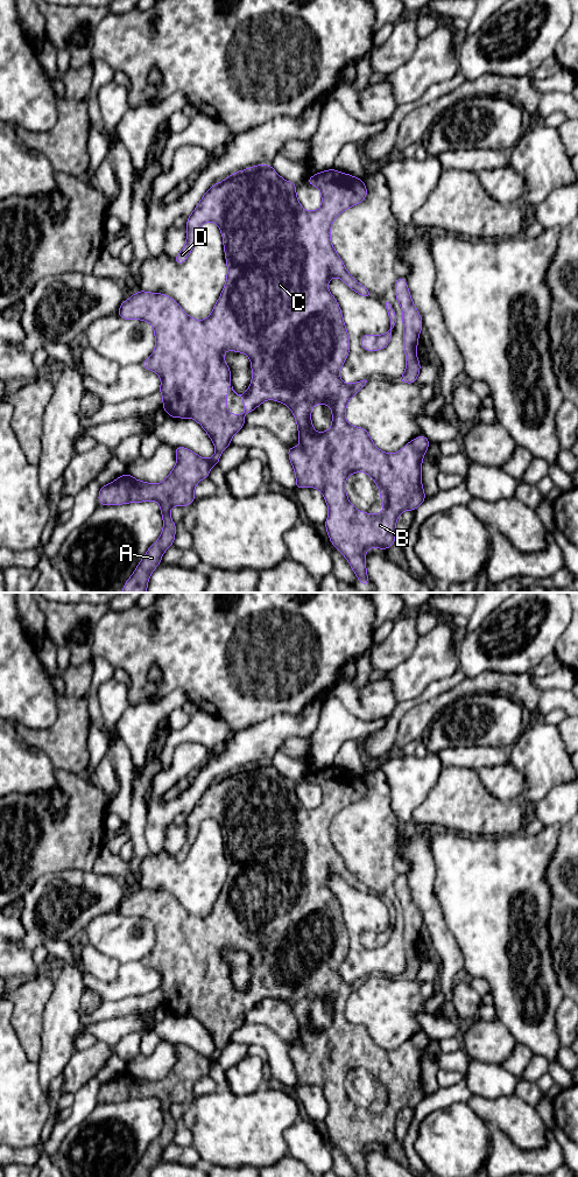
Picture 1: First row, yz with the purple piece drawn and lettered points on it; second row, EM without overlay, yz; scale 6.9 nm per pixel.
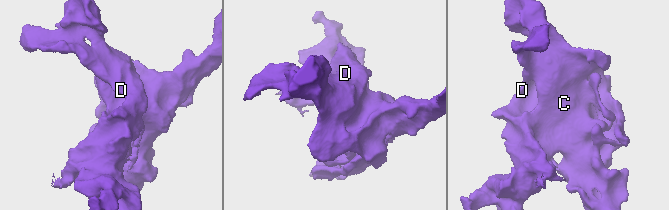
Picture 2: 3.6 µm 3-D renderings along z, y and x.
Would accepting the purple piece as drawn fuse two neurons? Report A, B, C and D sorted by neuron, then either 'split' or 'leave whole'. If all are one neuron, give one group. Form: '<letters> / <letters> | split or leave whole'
A B C D | leave whole

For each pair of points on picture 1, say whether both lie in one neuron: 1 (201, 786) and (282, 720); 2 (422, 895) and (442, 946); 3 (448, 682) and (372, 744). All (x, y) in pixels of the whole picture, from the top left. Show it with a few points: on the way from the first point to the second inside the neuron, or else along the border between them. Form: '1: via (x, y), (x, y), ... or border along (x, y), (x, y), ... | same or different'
1: via (220, 765), (233, 758), (246, 747), (261, 741) | same
2: via (430, 908), (432, 919), (439, 933) | same
3: via (428, 693), (406, 706), (395, 716), (392, 726) | same

